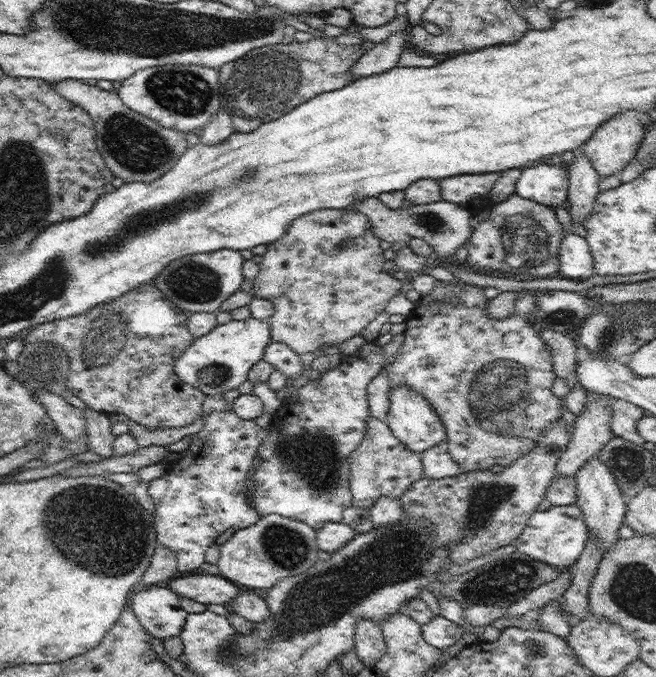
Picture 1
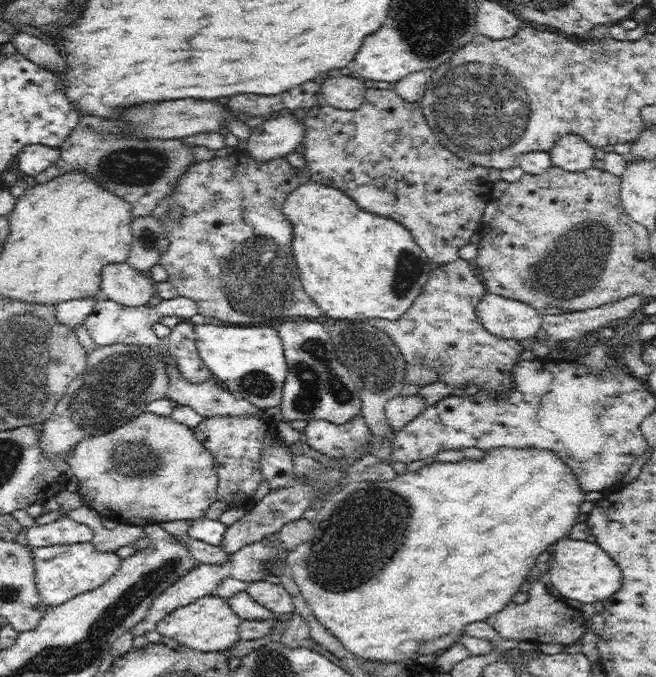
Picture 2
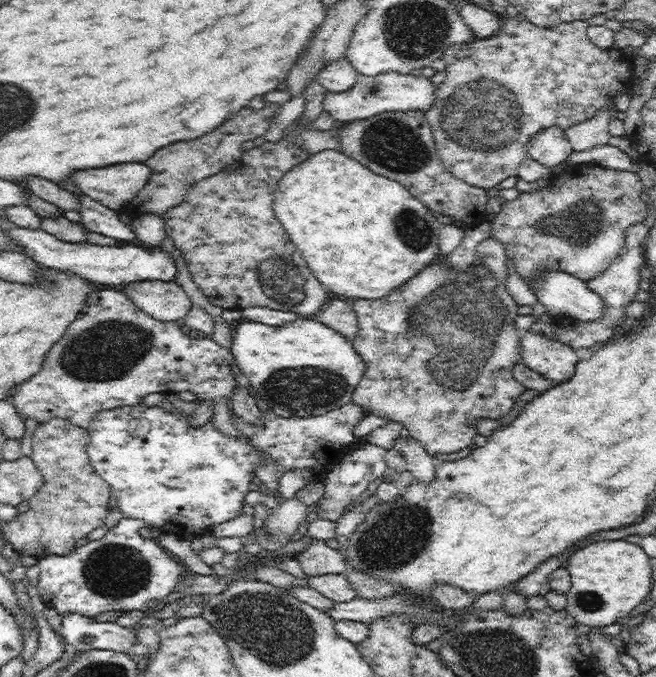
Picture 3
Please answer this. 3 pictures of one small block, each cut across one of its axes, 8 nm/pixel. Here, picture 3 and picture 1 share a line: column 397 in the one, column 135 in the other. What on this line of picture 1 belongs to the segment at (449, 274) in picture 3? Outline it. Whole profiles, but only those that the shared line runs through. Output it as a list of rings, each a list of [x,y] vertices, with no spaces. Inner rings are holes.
[[[149,281],[144,282],[144,284],[141,284],[138,288],[130,290],[130,292],[126,292],[124,296],[118,297],[116,300],[112,300],[112,302],[104,302],[104,304],[92,306],[86,314],[78,314],[78,316],[60,318],[58,320],[53,320],[52,322],[33,326],[30,332],[23,334],[22,340],[26,343],[34,342],[36,340],[46,341],[54,343],[58,345],[58,347],[62,347],[62,349],[66,349],[66,354],[68,359],[70,359],[70,370],[68,370],[68,378],[66,378],[66,388],[70,393],[76,395],[78,398],[81,398],[88,408],[104,412],[107,415],[111,413],[124,414],[124,416],[128,416],[128,418],[134,420],[134,422],[137,422],[150,430],[160,427],[180,428],[192,424],[192,422],[196,421],[196,419],[198,419],[198,417],[205,412],[205,394],[202,390],[198,390],[198,388],[194,388],[194,386],[182,382],[180,378],[174,374],[174,361],[176,361],[176,357],[180,357],[180,355],[184,353],[184,349],[188,349],[195,339],[188,330],[188,317],[189,314],[184,309],[174,305],[168,300],[166,295],[160,292],[160,289],[156,287],[154,282]]]

